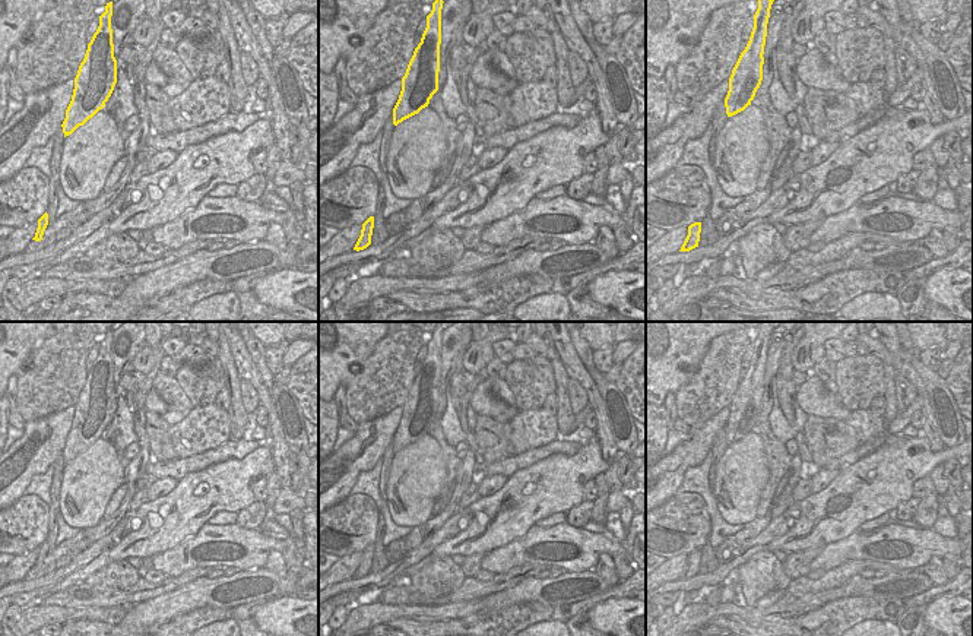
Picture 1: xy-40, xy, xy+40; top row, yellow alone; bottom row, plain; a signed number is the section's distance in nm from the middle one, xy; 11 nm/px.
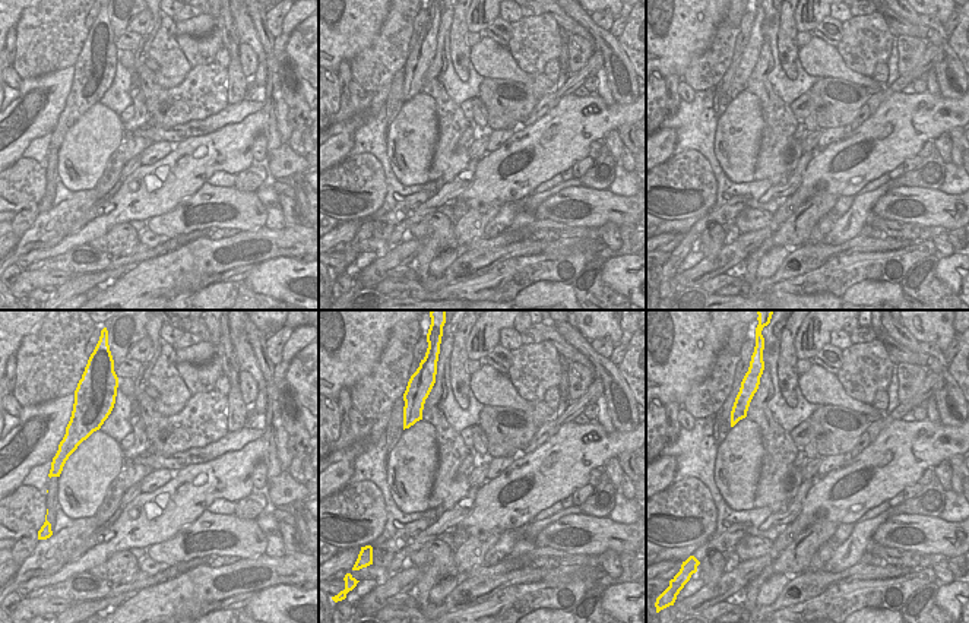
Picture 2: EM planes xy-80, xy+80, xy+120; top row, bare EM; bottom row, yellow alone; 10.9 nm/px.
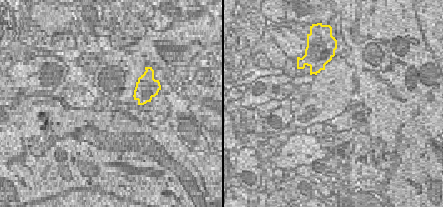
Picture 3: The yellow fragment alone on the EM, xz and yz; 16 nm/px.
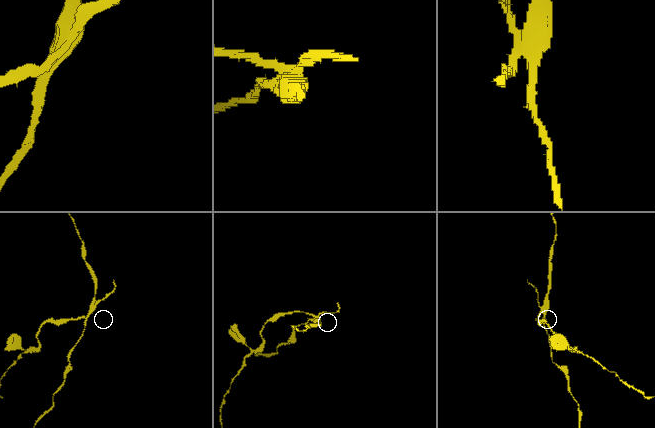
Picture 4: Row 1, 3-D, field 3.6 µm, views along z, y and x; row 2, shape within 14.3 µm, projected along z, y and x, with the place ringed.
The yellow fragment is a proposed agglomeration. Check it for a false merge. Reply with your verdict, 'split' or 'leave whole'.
split

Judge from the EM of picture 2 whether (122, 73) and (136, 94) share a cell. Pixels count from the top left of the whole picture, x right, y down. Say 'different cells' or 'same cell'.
different cells

